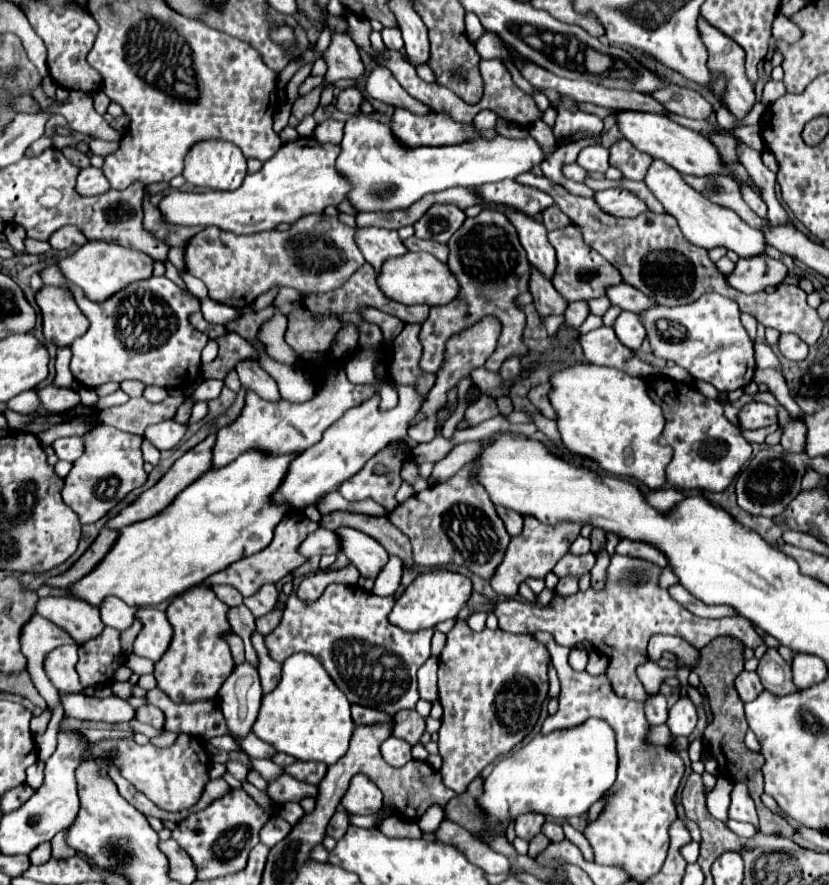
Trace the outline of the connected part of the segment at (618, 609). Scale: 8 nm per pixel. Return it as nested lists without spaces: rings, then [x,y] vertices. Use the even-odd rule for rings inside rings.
[[[613,555],[607,569],[607,587],[603,591],[577,591],[573,597],[553,597],[553,609],[537,607],[531,603],[519,601],[501,601],[495,605],[495,615],[499,627],[509,633],[535,633],[547,631],[555,637],[559,645],[575,647],[579,641],[589,639],[593,647],[609,659],[607,677],[617,695],[629,697],[635,701],[645,701],[649,695],[635,677],[635,667],[647,661],[647,641],[655,633],[679,635],[689,641],[695,649],[705,647],[717,637],[731,637],[745,647],[755,649],[761,645],[759,633],[753,629],[751,621],[743,617],[721,617],[721,619],[701,619],[689,613],[677,601],[667,599],[669,593],[657,587],[657,577],[661,569],[649,565],[649,561]]]

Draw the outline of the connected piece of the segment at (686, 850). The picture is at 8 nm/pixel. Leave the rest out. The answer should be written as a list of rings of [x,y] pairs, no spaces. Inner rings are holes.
[[[691,841],[691,843],[683,845],[683,847],[681,847],[681,855],[683,855],[683,859],[685,859],[687,863],[695,863],[697,857],[699,857],[699,843],[697,843],[697,841]]]

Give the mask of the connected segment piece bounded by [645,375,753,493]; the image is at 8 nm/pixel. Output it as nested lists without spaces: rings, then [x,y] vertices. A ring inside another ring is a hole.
[[[653,377],[645,381],[649,397],[663,409],[665,443],[673,447],[673,459],[665,469],[667,483],[681,491],[725,491],[739,469],[751,457],[751,443],[741,435],[741,429],[723,415],[723,405],[707,399],[695,387],[671,381],[669,377]]]

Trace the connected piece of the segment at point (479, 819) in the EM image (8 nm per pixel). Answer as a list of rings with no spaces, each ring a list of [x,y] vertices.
[[[477,777],[475,781],[471,781],[471,785],[467,787],[465,793],[453,797],[453,801],[449,801],[445,805],[447,819],[465,827],[473,835],[481,835],[483,833],[483,813],[475,803],[475,799],[481,793],[483,793],[483,779]]]

